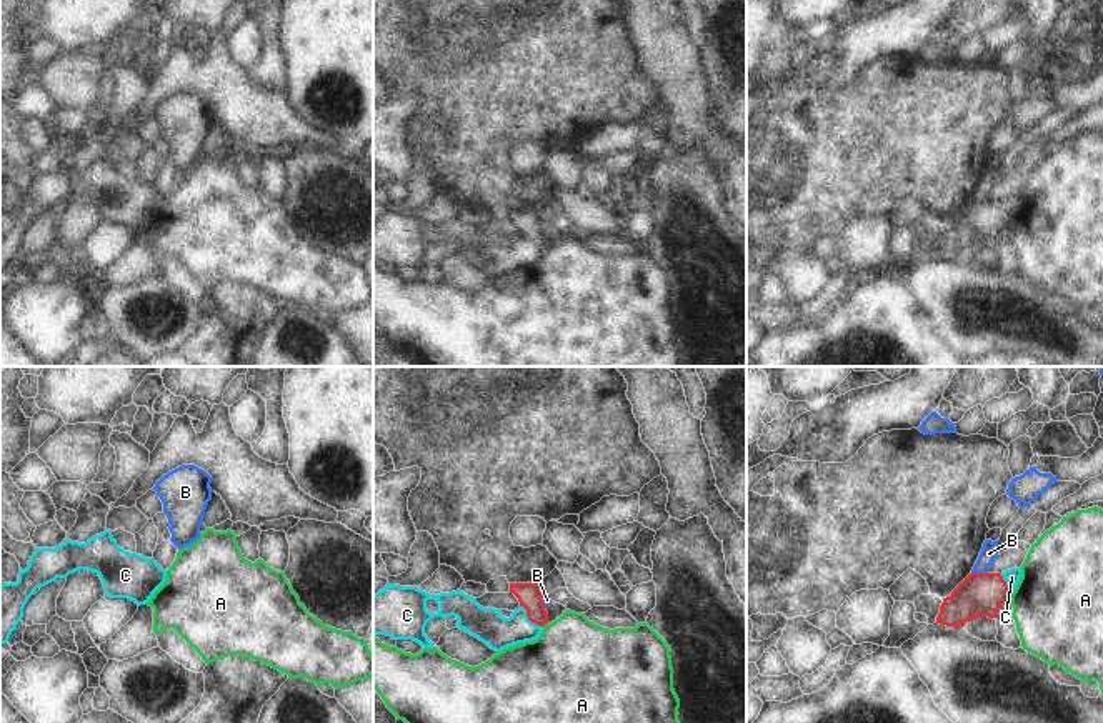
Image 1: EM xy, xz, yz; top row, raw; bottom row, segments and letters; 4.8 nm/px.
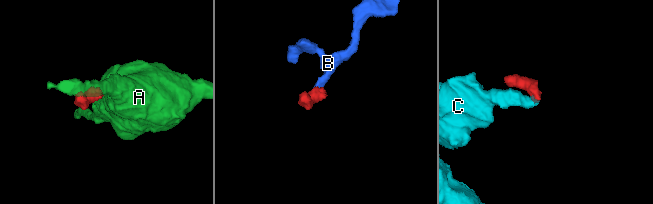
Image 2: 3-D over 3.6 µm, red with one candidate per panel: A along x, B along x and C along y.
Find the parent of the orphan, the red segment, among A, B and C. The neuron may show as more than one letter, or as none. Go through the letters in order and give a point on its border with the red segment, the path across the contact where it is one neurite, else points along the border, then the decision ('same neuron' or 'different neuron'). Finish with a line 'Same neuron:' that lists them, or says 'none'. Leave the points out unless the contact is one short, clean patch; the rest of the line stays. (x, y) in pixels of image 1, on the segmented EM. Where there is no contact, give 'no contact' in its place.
A: contact yz (1010, 597); border yz (1010, 593), (1012, 600); different neuron
B: contact yz (980, 573); border yz (972, 570), (987, 573); different neuron
C: contact xz (530, 620); way xz (530, 595), (530, 620), (524, 625), (485, 623); same neuron
Same neuron: C

